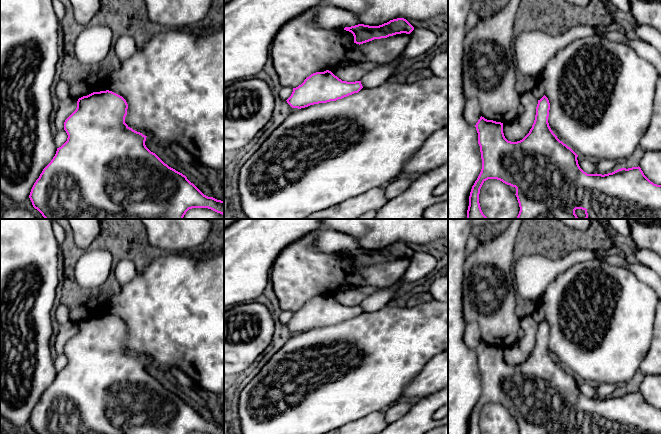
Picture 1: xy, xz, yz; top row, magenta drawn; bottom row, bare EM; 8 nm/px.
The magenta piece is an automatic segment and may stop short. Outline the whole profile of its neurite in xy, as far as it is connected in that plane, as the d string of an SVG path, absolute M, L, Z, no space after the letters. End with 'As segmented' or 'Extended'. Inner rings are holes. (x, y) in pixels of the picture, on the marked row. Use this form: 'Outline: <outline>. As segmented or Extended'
Outline: M109 90L93 92L78 99L76 110L64 122L64 130L68 135L67 141L57 148L55 156L43 169L31 189L29 198L33 207L45 219L183 219L186 212L192 208L208 208L224 216L224 201L204 195L185 175L169 167L146 147L145 141L147 136L133 130L125 123L127 109L128 104L126 100Z. As segmented

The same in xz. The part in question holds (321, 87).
Outline: M331 71L316 72L304 82L293 88L291 96L286 100L292 108L305 108L310 105L327 103L342 99L363 88L361 81L342 81Z. As segmented

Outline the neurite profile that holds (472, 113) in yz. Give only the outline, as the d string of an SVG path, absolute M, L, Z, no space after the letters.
M476 98L466 100L464 117L470 125L476 125L481 117L480 104Z

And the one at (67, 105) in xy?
M63 80L57 83L53 95L59 101L55 124L57 131L60 131L64 129L65 120L76 110L77 101L71 97L69 85Z

